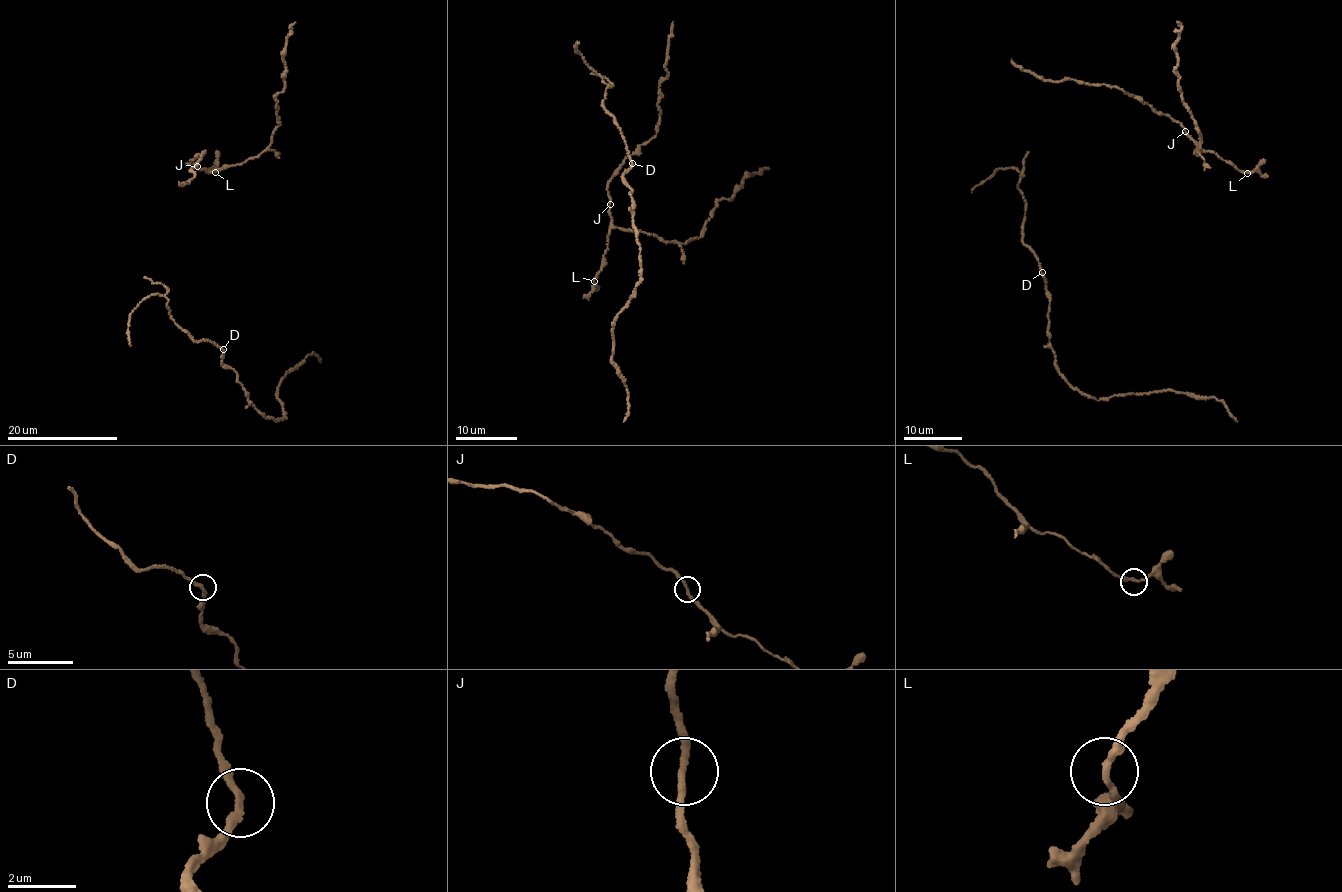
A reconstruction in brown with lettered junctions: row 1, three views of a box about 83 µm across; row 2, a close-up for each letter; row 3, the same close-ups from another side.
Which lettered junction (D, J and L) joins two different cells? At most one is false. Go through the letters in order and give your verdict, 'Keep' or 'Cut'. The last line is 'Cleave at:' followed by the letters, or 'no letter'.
D: Keep
J: Keep
L: Keep
Cleave at: no letter

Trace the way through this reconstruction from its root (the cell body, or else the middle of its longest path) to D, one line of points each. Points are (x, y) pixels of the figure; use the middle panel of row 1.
D: (608, 79), (612, 84), (606, 88), (601, 104), (613, 115), (632, 163)

